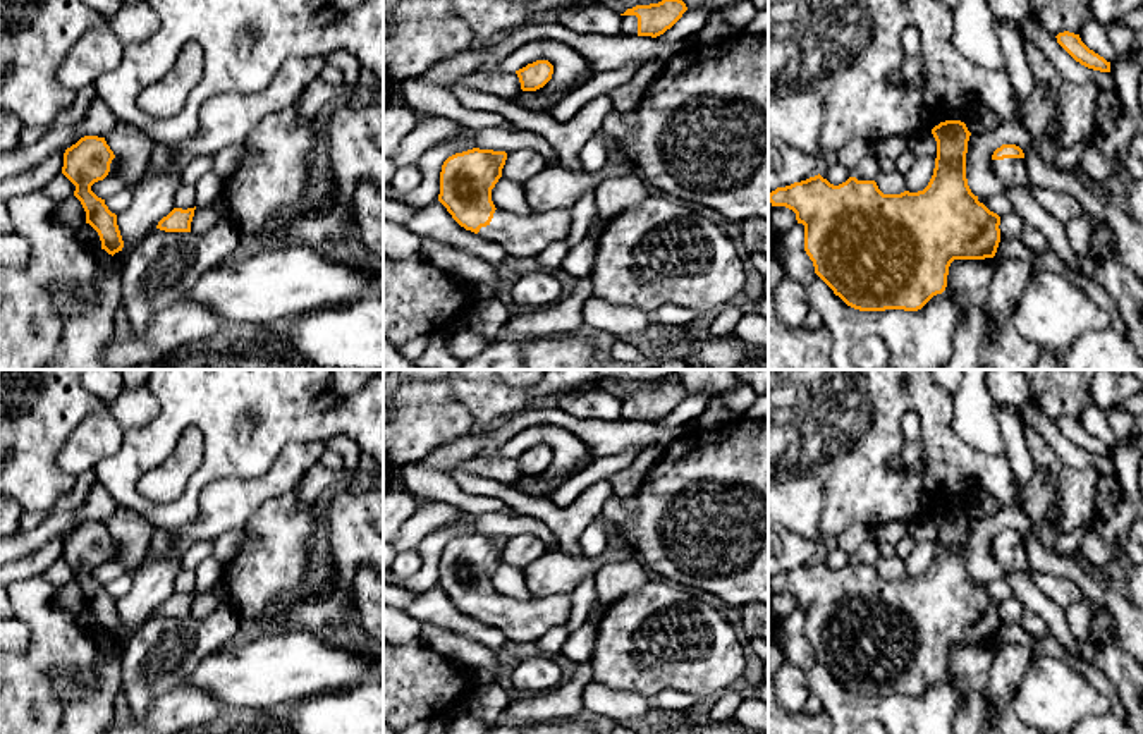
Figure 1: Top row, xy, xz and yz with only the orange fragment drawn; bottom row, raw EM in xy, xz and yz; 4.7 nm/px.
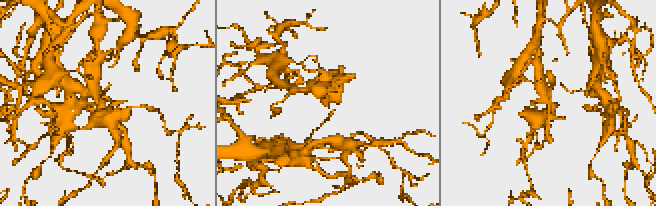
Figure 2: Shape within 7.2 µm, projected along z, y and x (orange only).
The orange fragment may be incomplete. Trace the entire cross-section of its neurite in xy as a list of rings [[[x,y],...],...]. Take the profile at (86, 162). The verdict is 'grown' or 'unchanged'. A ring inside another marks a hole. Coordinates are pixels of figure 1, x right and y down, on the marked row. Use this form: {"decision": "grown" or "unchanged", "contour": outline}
{"decision": "grown", "contour": [[[84,136],[64,153],[62,174],[76,186],[74,196],[86,211],[86,223],[98,232],[101,249],[112,256],[124,248],[117,215],[91,191],[91,186],[119,168],[120,162],[105,138]]]}

